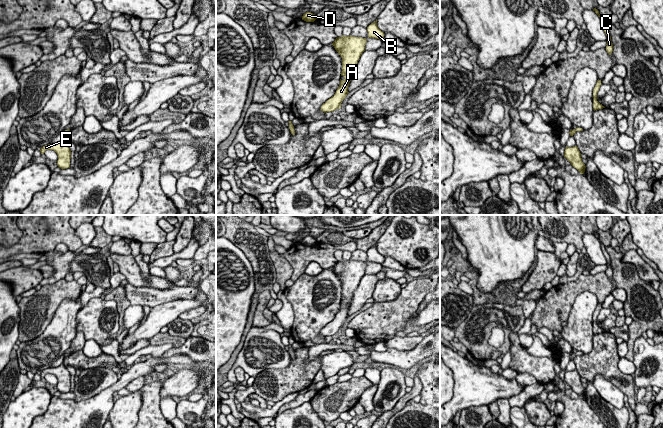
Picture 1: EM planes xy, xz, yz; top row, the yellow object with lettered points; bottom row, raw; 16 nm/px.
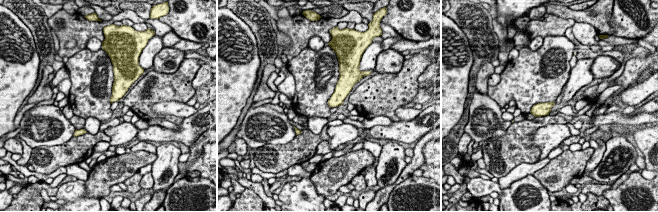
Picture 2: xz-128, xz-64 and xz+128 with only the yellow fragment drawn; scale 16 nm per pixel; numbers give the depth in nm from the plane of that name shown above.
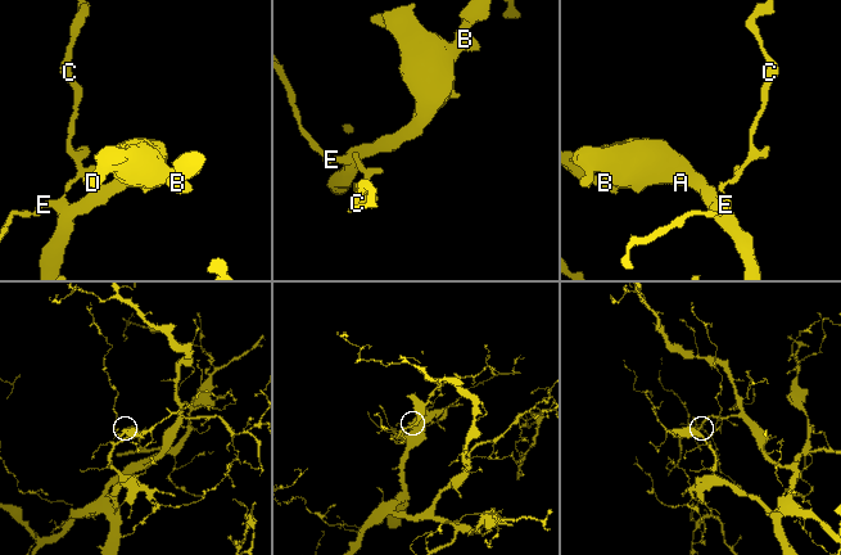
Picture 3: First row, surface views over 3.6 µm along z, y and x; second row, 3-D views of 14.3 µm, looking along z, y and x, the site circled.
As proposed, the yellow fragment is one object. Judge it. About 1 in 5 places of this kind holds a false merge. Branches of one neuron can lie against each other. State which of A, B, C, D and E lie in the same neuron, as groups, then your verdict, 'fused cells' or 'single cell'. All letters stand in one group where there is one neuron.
groups A B C D E; single cell

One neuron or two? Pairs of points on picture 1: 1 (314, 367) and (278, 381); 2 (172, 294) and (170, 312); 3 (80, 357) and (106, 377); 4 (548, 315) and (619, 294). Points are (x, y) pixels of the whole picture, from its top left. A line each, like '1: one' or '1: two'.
1: one
2: two
3: two
4: two

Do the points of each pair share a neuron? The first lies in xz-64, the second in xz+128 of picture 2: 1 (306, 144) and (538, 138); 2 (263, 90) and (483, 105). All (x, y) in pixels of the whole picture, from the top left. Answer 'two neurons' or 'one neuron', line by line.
1: two neurons
2: two neurons

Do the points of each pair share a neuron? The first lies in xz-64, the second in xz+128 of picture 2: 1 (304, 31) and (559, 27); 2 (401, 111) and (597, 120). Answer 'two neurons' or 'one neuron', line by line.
1: one neuron
2: one neuron

